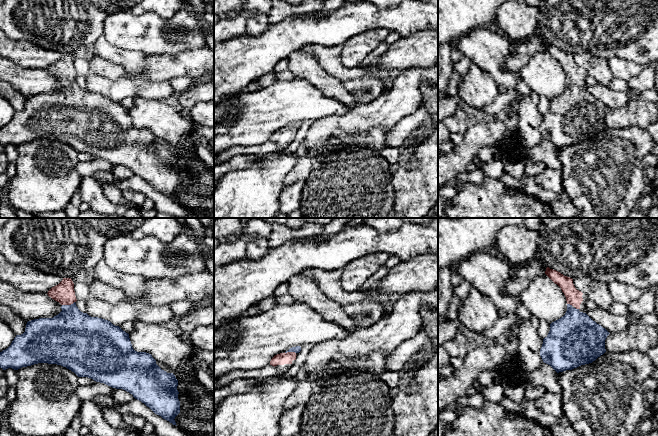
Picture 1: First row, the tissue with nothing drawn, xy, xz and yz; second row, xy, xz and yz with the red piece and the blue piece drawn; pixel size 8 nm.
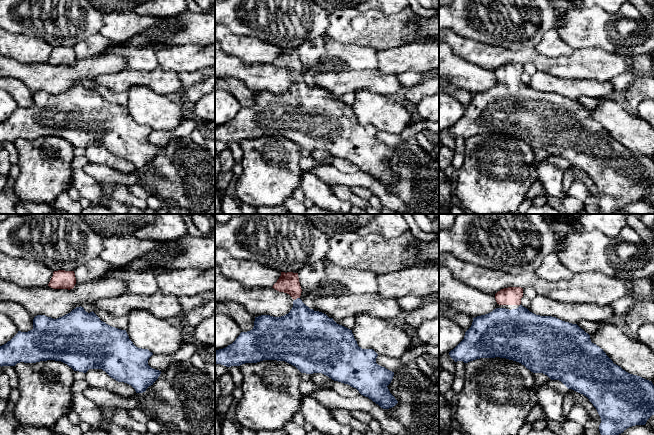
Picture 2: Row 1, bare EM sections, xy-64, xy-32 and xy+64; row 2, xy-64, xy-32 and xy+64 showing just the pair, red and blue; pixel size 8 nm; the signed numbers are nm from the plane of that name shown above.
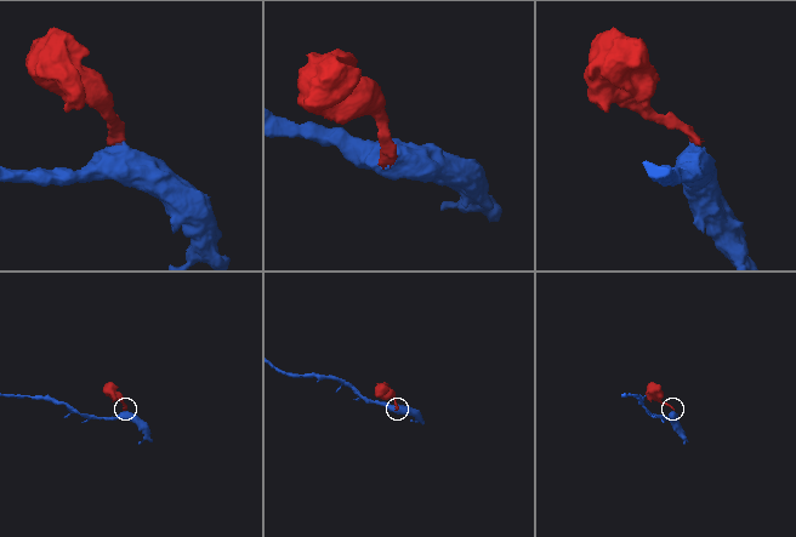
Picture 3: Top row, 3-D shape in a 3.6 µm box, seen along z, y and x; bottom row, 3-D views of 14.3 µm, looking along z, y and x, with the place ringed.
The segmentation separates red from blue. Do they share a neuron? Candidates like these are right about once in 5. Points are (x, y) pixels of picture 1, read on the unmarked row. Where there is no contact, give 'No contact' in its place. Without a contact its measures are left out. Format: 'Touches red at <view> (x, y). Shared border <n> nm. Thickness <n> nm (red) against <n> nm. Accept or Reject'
Touches red at xy (68, 80). Shared border 110 nm. Thickness 170 nm (red) against 400 nm. Accept

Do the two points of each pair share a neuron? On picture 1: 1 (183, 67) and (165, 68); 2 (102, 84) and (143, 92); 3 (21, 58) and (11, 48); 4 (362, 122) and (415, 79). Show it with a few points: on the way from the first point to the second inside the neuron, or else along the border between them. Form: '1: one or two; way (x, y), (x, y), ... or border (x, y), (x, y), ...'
1: one; way (179, 67), (169, 67)
2: one; way (112, 88), (133, 88)
3: one; way (19, 56), (13, 50)
4: one; way (375, 114), (382, 112), (402, 92)

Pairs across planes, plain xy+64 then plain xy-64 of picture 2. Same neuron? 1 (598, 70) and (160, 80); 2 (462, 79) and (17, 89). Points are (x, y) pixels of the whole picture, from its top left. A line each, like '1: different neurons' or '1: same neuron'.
1: different neurons
2: different neurons

